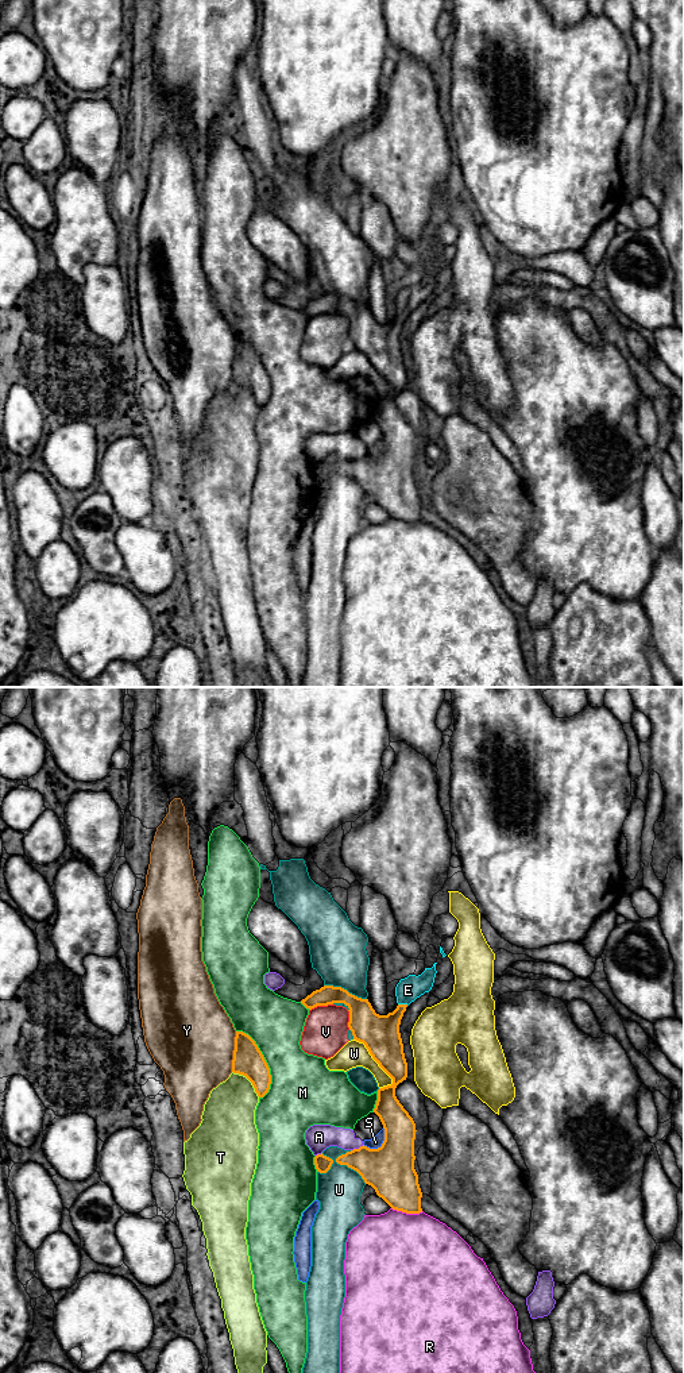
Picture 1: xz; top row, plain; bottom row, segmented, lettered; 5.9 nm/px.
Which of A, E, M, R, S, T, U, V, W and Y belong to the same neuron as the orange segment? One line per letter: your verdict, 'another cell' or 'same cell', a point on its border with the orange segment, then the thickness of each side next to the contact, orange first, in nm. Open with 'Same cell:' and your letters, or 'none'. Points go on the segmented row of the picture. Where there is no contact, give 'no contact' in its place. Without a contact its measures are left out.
Same cell: E
A: another cell; contact xz (356, 1149); calibres 300 and 160 nm
E: same cell; contact xz (404, 1005); calibres 220 and 150 nm
M: another cell; contact xz (265, 1061); calibres 180 and 360 nm
R: another cell; contact xz (408, 1213); calibres 280 and 500 nm
S: another cell; contact xz (382, 1145); calibres 300 and 70 nm
T: another cell; contact xz (248, 1079); calibres 180 and 320 nm
U: another cell; contact xz (344, 1164); calibres 260 and 260 nm
V: another cell; contact xz (320, 1005); calibres 140 and 260 nm
W: another cell; contact xz (374, 1059); calibres 220 and 160 nm
Y: another cell; contact xz (234, 1052); calibres 180 and 500 nm

